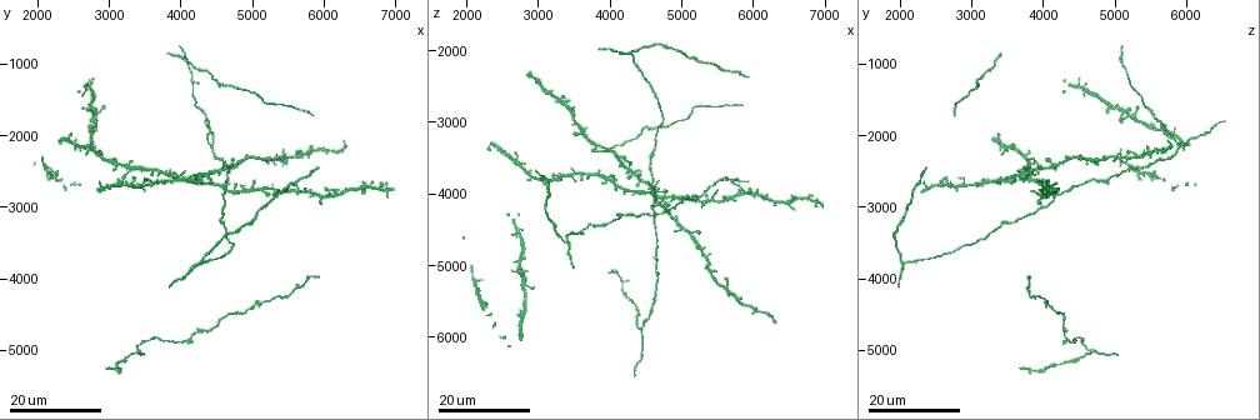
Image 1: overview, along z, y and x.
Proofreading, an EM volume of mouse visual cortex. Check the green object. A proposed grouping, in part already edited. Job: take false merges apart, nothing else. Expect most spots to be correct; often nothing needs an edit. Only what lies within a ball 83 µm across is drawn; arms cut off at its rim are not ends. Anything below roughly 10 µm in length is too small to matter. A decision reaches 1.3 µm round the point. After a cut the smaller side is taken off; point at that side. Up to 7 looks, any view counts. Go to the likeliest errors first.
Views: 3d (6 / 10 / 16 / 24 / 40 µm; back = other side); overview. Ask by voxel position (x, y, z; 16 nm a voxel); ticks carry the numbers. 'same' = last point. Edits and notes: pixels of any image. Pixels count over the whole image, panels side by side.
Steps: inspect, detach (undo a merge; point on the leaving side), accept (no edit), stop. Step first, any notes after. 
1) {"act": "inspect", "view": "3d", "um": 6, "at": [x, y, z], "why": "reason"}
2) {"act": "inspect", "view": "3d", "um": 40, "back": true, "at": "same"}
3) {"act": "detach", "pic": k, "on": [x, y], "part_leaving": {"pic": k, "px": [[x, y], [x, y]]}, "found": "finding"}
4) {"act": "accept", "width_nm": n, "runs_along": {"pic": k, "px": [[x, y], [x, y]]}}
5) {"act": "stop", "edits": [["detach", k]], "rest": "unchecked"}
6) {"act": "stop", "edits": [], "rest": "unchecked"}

{"act": "inspect", "view": "3d", "um": 16, "at": [3400, 5000, 4650]}

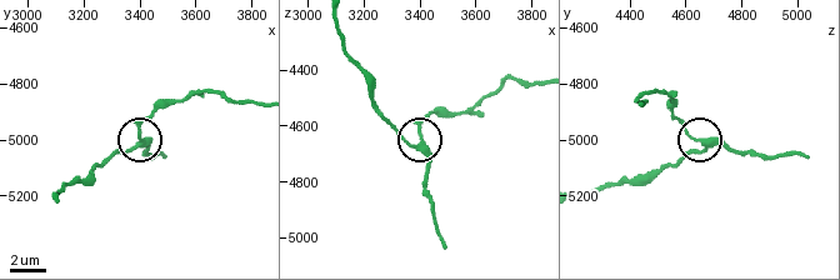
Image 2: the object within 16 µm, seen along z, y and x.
{"act": "inspect", "view": "3d", "um": 10, "at": [3400, 5010, 4670]}

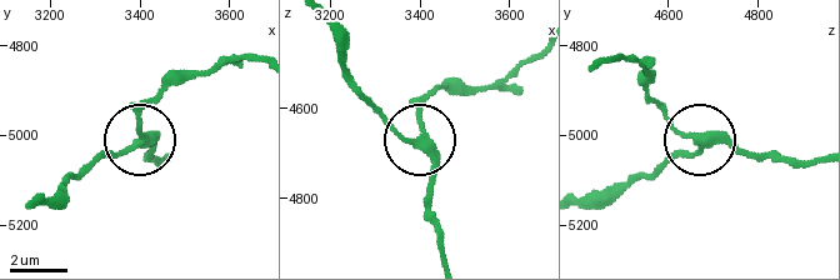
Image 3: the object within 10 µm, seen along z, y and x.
{"act": "accept", "width_nm": 250, "runs_along": {"pic": 3, "px": [[536, 54], [494, 80], [436, 93], [415, 143], [353, 88]]}, "found": "one neuron here"}

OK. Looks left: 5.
{"act": "inspect", "view": "3d", "um": 24, "at": [5950, 2900, 3950], "why": "looks like a crossing"}

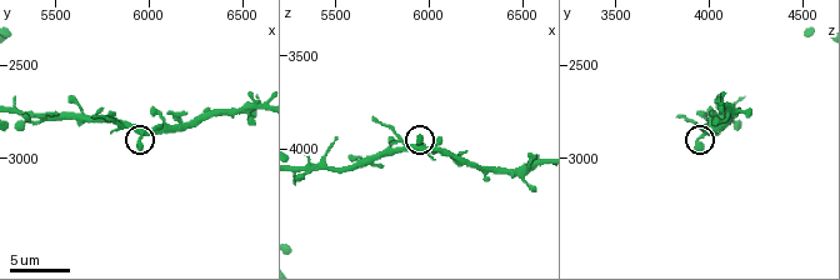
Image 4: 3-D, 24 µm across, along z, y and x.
{"act": "inspect", "view": "3d", "um": 10, "at": [5960, 2880, 3960]}

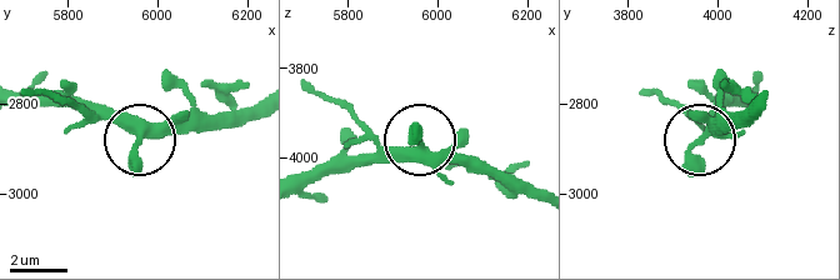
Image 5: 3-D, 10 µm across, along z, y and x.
{"act": "accept", "runs_along": {"pic": 5, "px": [[300, 188], [400, 156], [420, 143], [499, 171]]}, "found": "one neuron here"}

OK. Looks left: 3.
{"act": "inspect", "view": "3d", "um": 16, "at": [4700, 2800, 4050]}

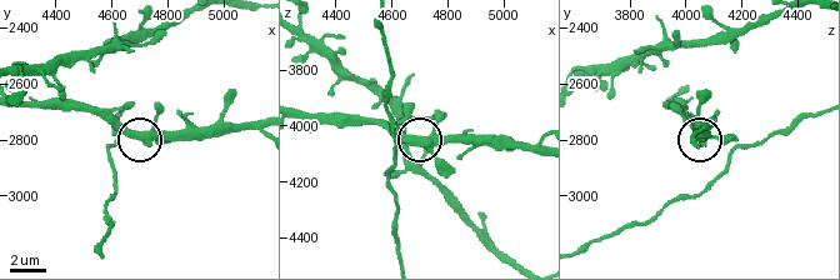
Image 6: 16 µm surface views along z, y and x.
{"act": "inspect", "view": "3d", "um": 10, "at": [4660, 2780, 4050]}

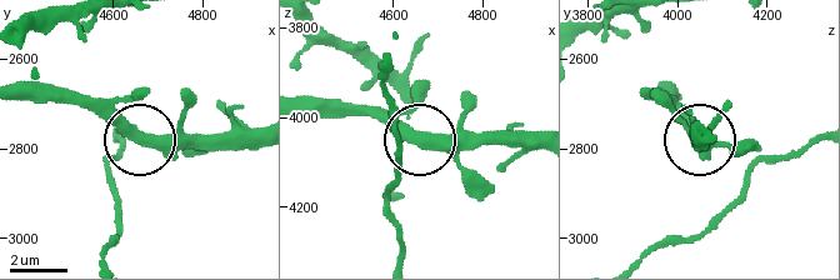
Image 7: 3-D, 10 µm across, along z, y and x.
{"act": "accept", "runs_along": {"pic": 7, "px": [[386, 76], [395, 119], [388, 184], [414, 143], [376, 106]]}, "found": "one neuron here"}

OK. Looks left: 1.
{"act": "stop", "edits": [], "rest": "unchecked"}

